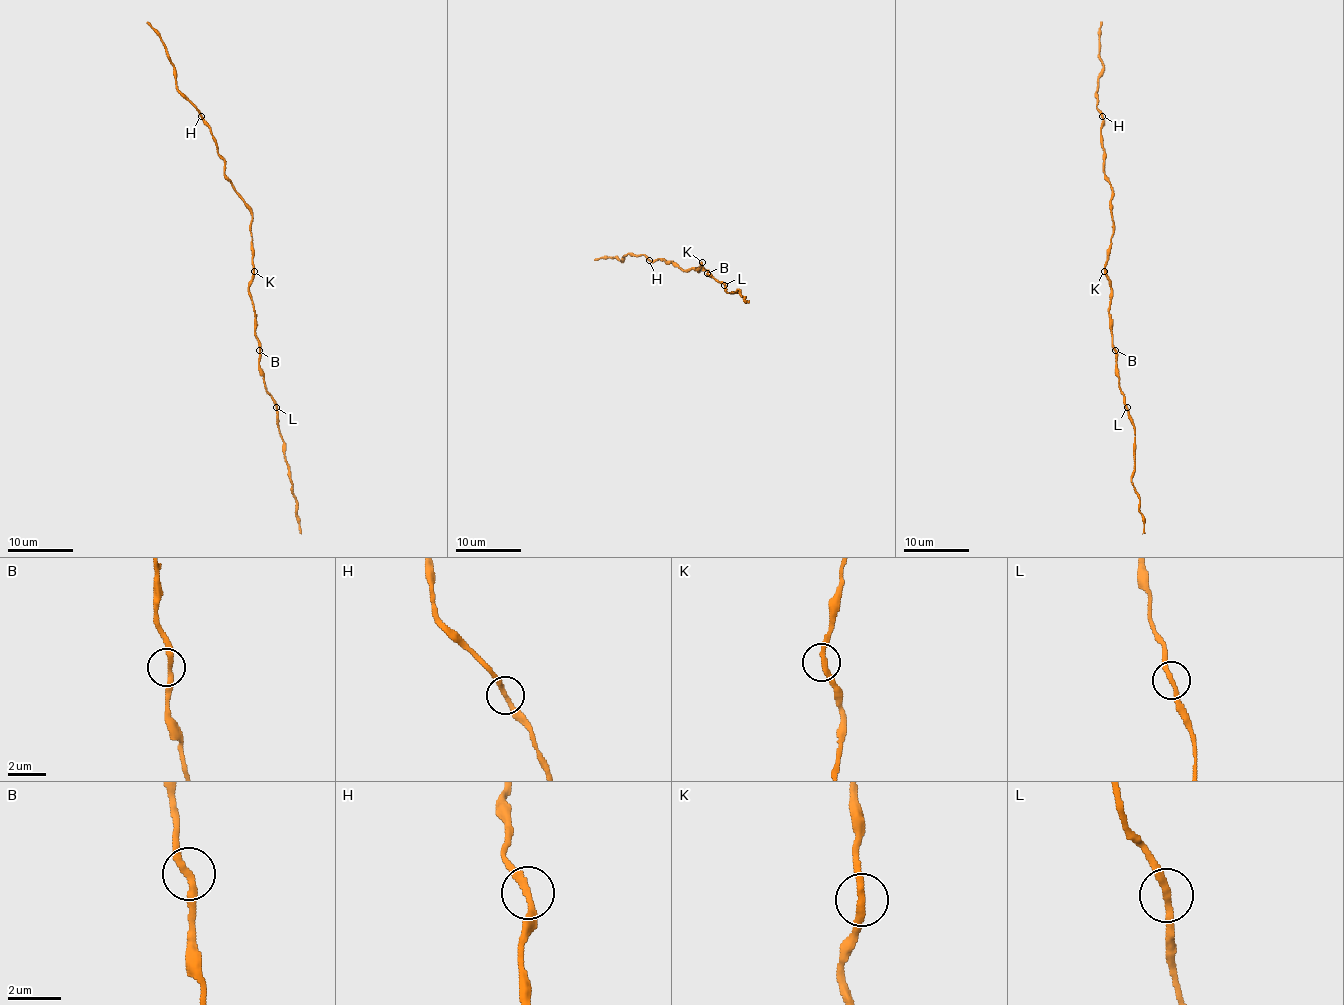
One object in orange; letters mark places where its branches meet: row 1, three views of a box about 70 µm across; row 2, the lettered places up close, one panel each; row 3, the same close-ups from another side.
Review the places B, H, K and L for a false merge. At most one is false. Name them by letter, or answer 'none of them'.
none of them

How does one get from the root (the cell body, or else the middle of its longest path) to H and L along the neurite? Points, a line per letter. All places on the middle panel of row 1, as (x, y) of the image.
H: (702, 263), (700, 270), (683, 270), (674, 262), (662, 259), (649, 260)
L: (702, 263), (697, 268), (702, 267), (725, 285)

